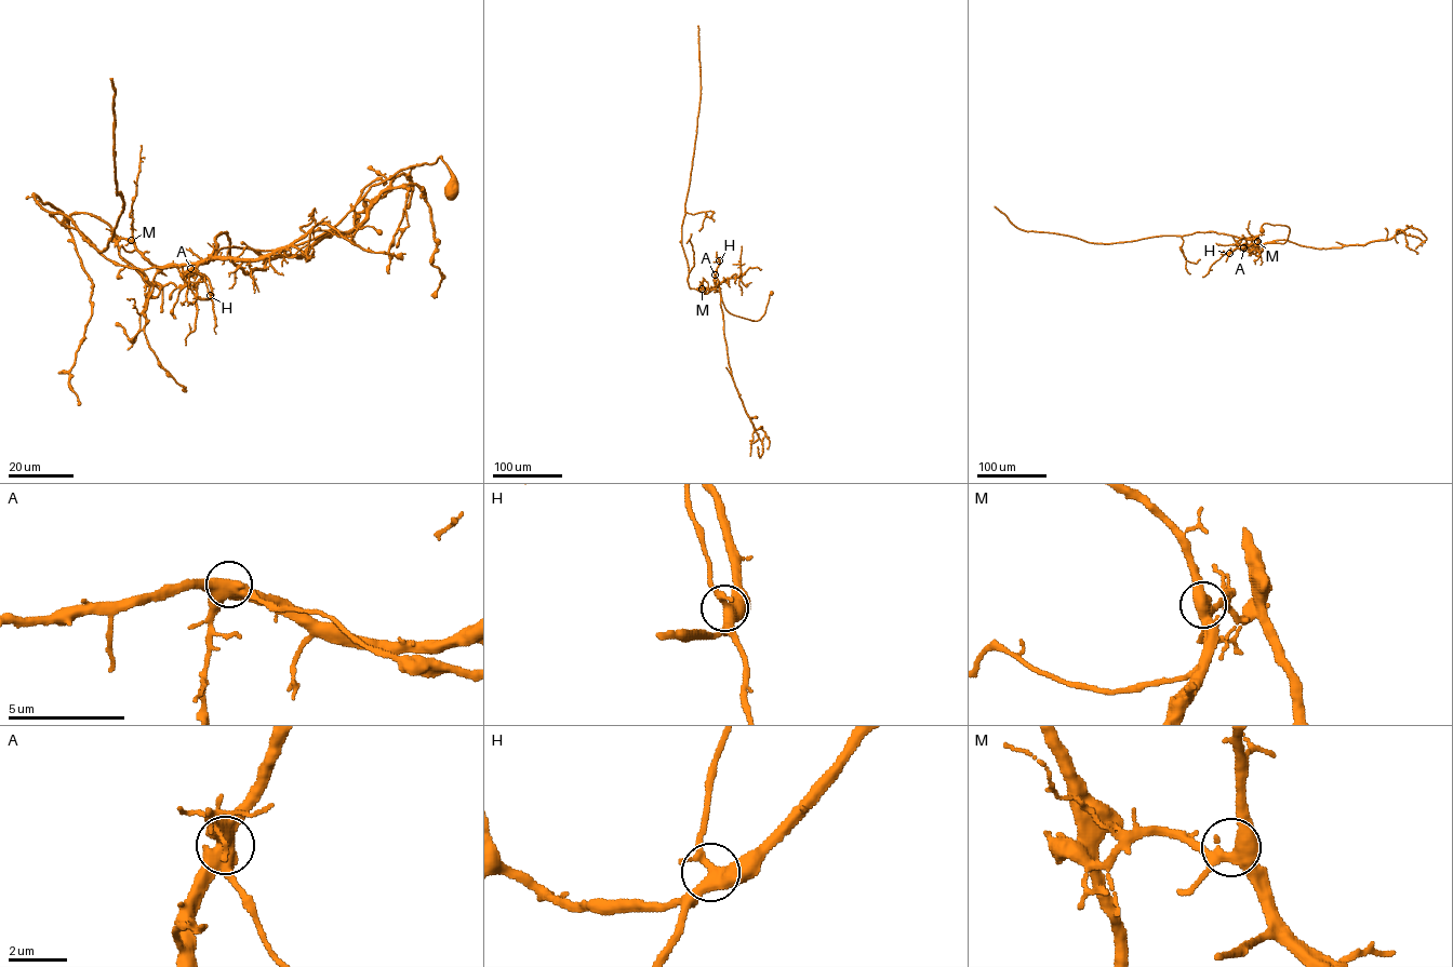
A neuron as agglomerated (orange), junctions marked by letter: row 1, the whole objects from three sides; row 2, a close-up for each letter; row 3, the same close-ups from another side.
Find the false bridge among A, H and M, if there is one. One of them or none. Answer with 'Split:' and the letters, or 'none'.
Split: A

